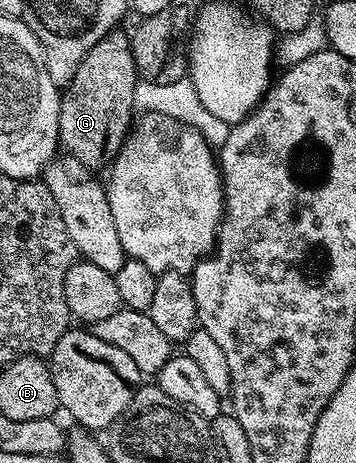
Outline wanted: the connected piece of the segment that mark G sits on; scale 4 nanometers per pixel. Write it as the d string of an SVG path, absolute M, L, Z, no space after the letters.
M117 29L82 57L74 77L63 88L60 96L60 147L68 150L85 172L100 173L96 171L104 166L105 170L123 149L124 141L134 127L132 114L138 111L137 82L129 32Z

